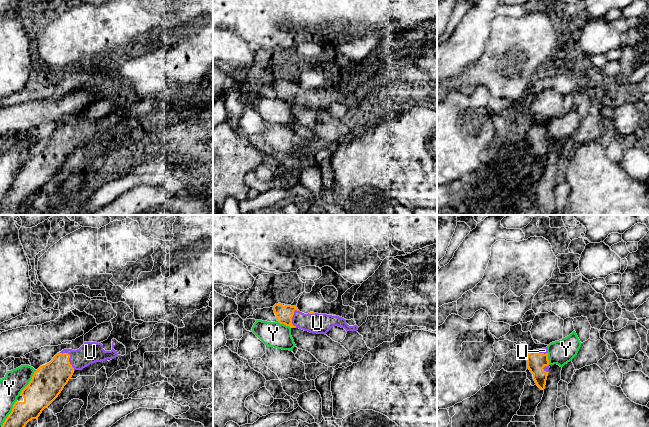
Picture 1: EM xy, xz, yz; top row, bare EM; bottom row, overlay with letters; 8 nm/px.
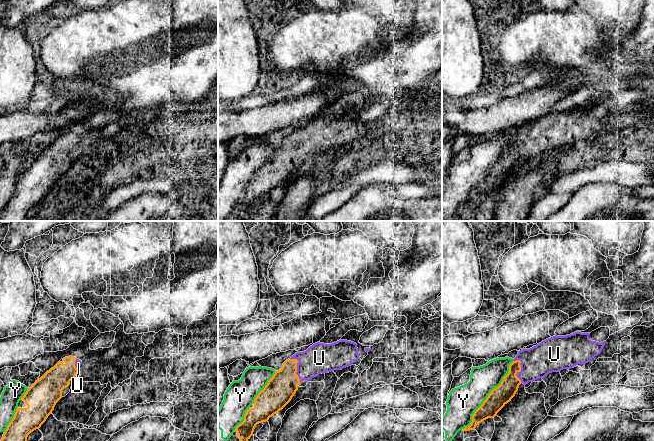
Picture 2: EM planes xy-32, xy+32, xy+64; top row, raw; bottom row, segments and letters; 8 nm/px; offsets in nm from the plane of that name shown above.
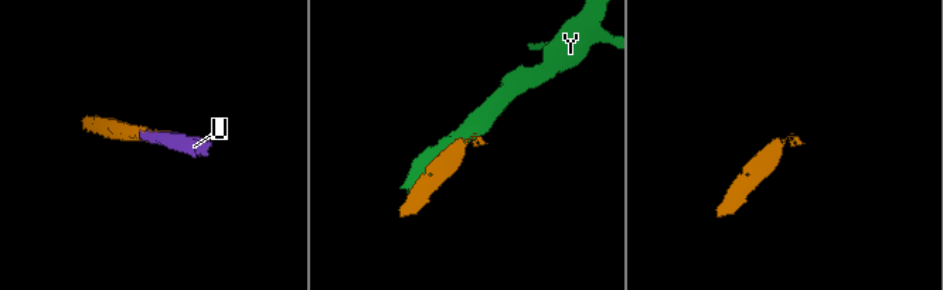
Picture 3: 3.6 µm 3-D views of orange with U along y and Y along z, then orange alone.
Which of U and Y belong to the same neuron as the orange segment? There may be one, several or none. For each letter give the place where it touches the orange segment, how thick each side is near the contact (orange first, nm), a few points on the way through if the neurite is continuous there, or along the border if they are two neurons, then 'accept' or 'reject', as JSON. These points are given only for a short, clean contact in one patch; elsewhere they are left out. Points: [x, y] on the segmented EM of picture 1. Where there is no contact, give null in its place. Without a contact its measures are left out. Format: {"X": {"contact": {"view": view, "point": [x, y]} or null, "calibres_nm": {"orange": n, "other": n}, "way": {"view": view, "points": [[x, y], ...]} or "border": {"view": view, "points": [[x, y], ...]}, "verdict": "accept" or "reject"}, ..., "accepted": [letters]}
{"U": {"contact": {"view": "xy", "point": [69, 357]}, "calibres_nm": {"orange": 260, "other": 180}, "way": {"view": "xy", "points": [[48, 380], [69, 357], [83, 357], [90, 352]]}, "verdict": "accept"}, "Y": {"contact": {"view": "xy", "point": [29, 383]}, "calibres_nm": {"orange": 260, "other": 180}, "verdict": "reject"}, "accepted": ["U"]}

